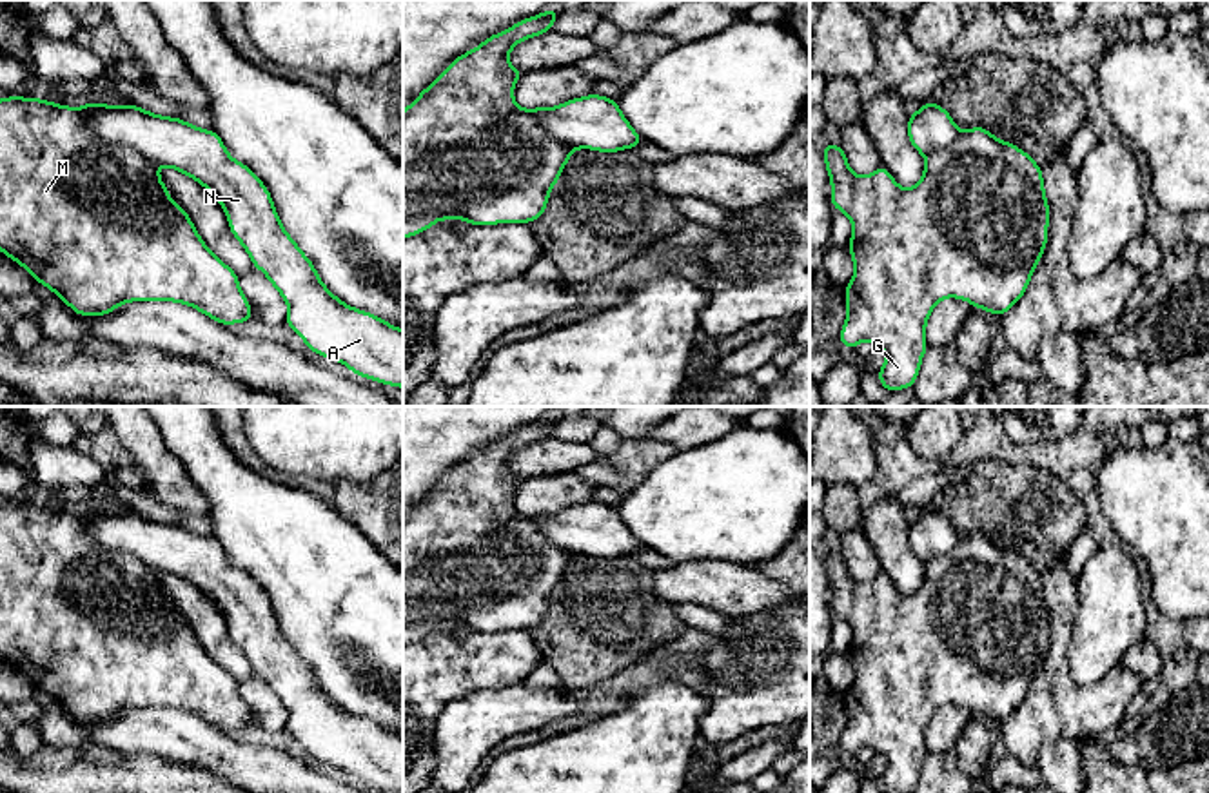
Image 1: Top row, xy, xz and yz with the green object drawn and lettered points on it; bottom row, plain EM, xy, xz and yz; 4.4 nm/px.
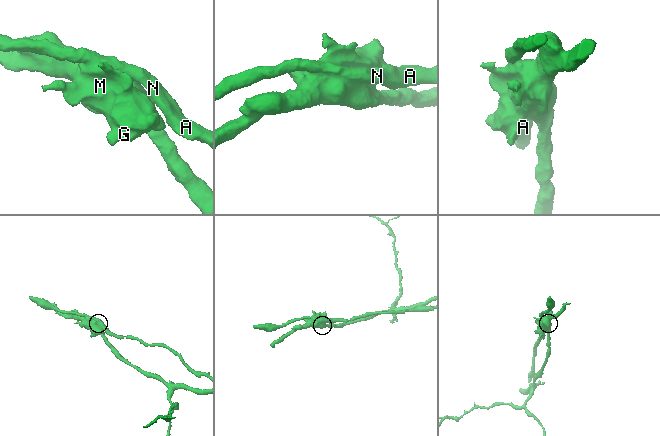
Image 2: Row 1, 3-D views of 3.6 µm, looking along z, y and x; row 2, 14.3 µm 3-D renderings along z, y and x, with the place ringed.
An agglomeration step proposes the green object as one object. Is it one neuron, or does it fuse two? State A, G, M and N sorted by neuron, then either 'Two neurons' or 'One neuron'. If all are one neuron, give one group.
Groups: A N / G M. Two neurons

